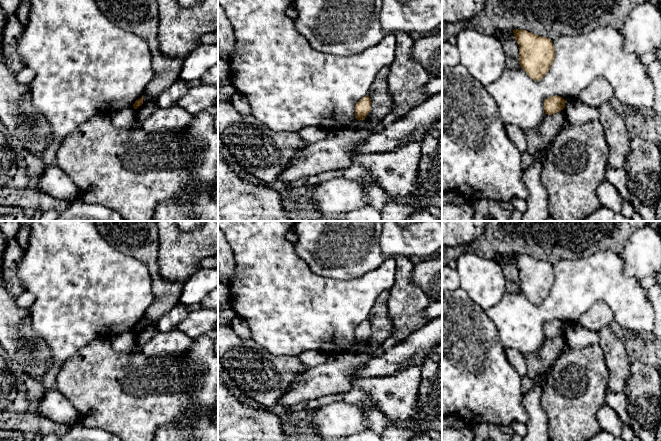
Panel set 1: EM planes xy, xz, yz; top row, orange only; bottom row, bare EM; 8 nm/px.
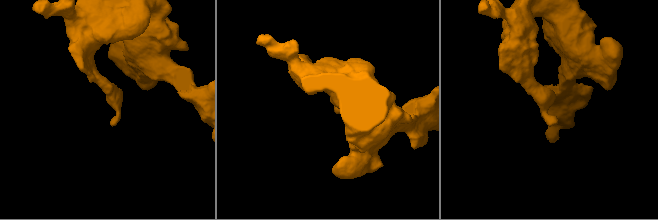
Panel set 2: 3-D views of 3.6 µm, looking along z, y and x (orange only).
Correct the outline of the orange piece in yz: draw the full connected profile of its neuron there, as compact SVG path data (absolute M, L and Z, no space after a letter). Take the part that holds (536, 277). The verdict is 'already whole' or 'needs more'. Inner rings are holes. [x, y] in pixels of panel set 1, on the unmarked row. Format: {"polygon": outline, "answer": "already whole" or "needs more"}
{"polygon": "M514 253L514 262L519 269L520 291L535 304L541 304L549 295L555 274L552 264L526 254Z", "answer": "already whole"}

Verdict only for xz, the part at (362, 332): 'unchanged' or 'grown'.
unchanged

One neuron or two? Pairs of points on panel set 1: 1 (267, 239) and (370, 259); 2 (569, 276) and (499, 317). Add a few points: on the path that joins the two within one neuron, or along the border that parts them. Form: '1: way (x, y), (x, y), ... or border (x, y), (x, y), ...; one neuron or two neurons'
1: border (293, 243), (296, 253), (307, 264); two neurons
2: way (558, 296), (539, 315), (519, 317); one neuron

